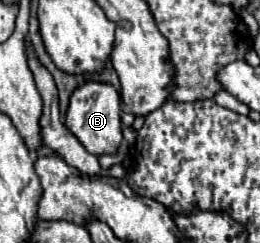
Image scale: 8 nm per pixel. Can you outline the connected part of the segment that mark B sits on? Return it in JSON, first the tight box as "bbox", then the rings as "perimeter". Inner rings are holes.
{"bbox":[65,81,123,155],"perimeter":[[[85,81],[79,85],[69,99],[69,109],[65,115],[65,127],[83,143],[83,147],[93,155],[115,153],[123,135],[121,135],[121,105],[119,93],[111,83]]]}

